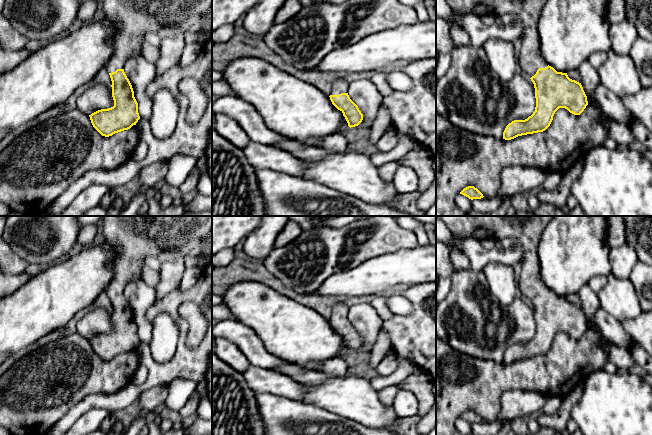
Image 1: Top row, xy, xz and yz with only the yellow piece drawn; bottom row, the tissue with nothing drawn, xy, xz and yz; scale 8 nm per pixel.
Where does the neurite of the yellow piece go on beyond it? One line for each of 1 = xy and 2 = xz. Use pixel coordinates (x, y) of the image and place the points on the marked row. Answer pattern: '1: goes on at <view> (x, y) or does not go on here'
1: goes on at xy (134, 18)
2: goes on at xz (340, 85)

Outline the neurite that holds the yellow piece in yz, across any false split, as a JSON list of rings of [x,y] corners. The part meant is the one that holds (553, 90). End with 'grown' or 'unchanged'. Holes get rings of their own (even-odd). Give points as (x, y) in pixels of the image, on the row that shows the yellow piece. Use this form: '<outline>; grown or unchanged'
[[[445,0],[453,12],[459,15],[473,14],[481,17],[485,14],[501,16],[511,14],[517,16],[523,25],[523,39],[519,56],[519,64],[524,74],[531,79],[535,88],[536,107],[531,116],[525,120],[514,120],[509,123],[503,139],[511,140],[518,136],[545,131],[551,124],[555,112],[565,108],[574,115],[580,115],[588,105],[587,96],[581,83],[572,80],[567,73],[557,72],[543,59],[540,52],[540,41],[537,25],[543,6],[548,0]]]; grown

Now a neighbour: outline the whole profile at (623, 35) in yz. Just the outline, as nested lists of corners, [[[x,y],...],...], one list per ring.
[[[625,19],[618,24],[612,24],[609,28],[611,39],[611,50],[619,55],[628,55],[635,40],[638,38],[638,32],[634,24]]]

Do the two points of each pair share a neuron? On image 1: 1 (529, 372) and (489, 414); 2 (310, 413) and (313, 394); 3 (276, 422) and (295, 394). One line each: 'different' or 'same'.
1: same
2: different
3: different

